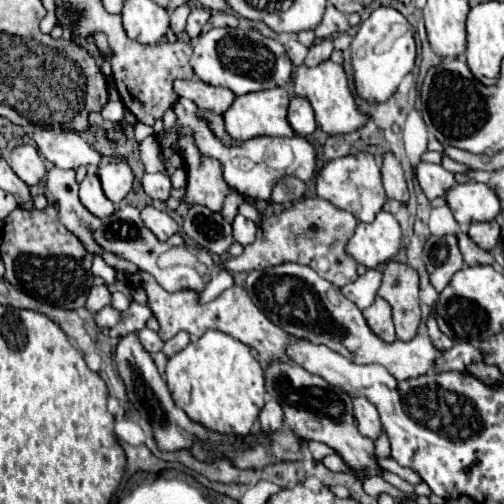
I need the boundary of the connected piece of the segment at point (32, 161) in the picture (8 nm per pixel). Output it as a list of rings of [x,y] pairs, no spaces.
[[[17,146],[11,156],[9,156],[9,166],[13,168],[13,172],[27,184],[27,186],[35,186],[47,172],[45,162],[41,160],[39,152],[35,146]]]

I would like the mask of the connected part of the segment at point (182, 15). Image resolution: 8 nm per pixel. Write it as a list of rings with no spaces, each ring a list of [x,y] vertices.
[[[181,6],[177,8],[170,17],[170,29],[173,34],[179,34],[185,30],[185,22],[187,22],[187,16],[189,16],[189,10],[191,6]]]

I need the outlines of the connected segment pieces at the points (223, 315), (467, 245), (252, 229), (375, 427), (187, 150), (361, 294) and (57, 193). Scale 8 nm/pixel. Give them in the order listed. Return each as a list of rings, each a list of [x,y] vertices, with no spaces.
[[[139,270],[135,274],[131,274],[129,278],[131,286],[135,288],[143,288],[145,294],[147,294],[147,306],[151,308],[153,316],[157,318],[159,322],[159,336],[163,342],[171,340],[177,332],[185,330],[189,332],[191,336],[203,336],[205,330],[209,328],[215,328],[215,330],[221,330],[225,334],[231,334],[233,338],[241,340],[243,344],[255,348],[255,352],[265,360],[265,362],[277,362],[285,356],[285,348],[289,346],[291,338],[281,330],[277,328],[251,300],[249,300],[249,294],[245,292],[243,286],[237,286],[233,284],[231,288],[227,288],[217,300],[213,302],[207,302],[207,304],[201,304],[199,302],[199,292],[195,290],[179,290],[179,292],[167,292],[163,290],[157,280]]]
[[[457,232],[457,242],[459,242],[459,250],[463,254],[465,264],[477,266],[477,264],[493,264],[495,262],[491,252],[485,252],[483,248],[477,248],[477,244],[473,244],[473,240],[465,232]]]
[[[237,214],[235,220],[233,220],[233,238],[239,244],[247,246],[247,244],[251,244],[255,240],[255,234],[257,234],[257,224],[247,220],[247,218],[243,218],[241,214]]]
[[[353,398],[353,410],[359,424],[359,432],[371,440],[377,440],[383,432],[377,408],[369,404],[365,398]]]
[[[189,128],[179,130],[175,152],[183,158],[187,170],[187,204],[203,204],[213,212],[221,212],[227,194],[235,192],[223,178],[219,160],[203,156]]]
[[[367,270],[363,276],[359,276],[355,282],[349,282],[341,288],[343,296],[355,302],[361,310],[371,306],[377,298],[377,290],[381,286],[381,272],[379,270]]]
[[[51,168],[45,178],[45,196],[59,204],[59,220],[69,232],[73,232],[91,254],[101,254],[103,248],[97,248],[91,232],[101,226],[101,220],[93,216],[77,196],[75,170]]]

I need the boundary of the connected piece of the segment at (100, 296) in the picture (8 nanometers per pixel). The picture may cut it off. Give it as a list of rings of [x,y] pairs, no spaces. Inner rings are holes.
[[[94,285],[93,288],[91,288],[91,292],[89,292],[89,296],[87,296],[86,308],[87,310],[91,310],[91,312],[99,312],[99,310],[101,310],[103,306],[107,306],[109,302],[111,302],[111,292],[109,292],[109,288],[105,285]]]

